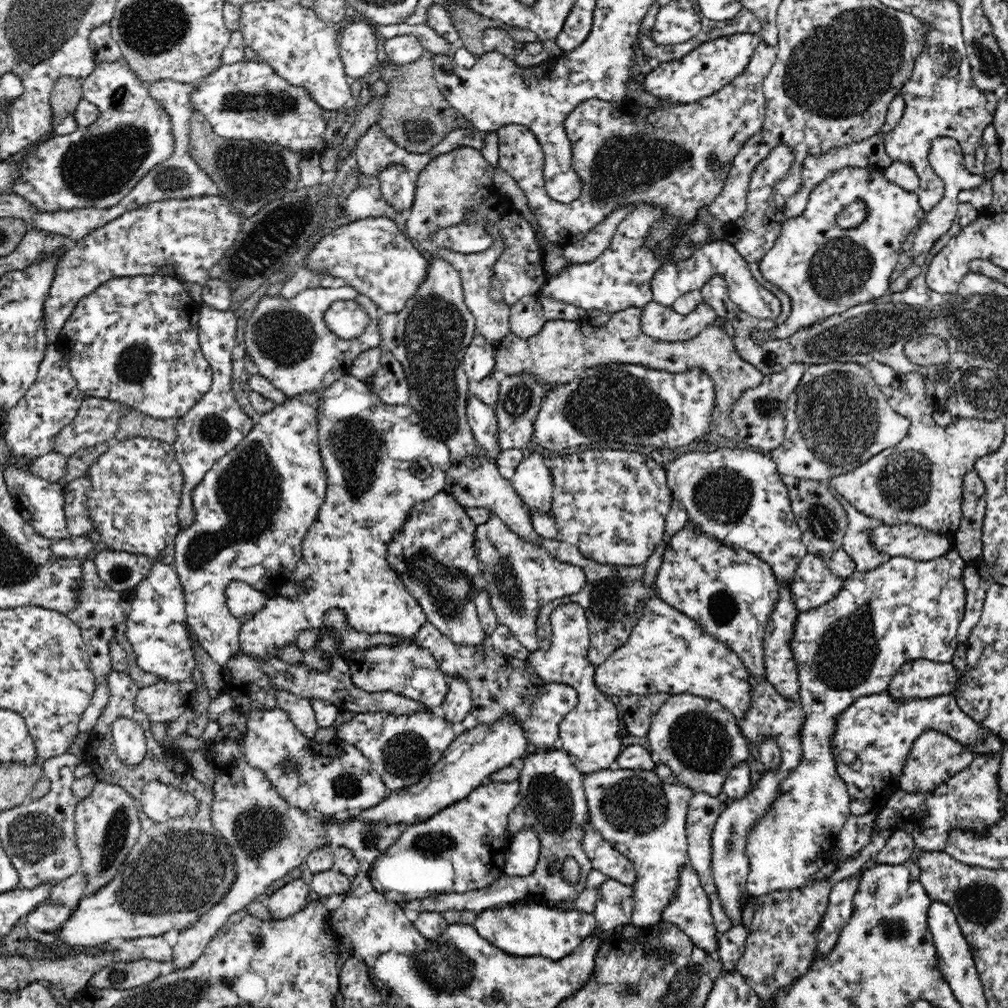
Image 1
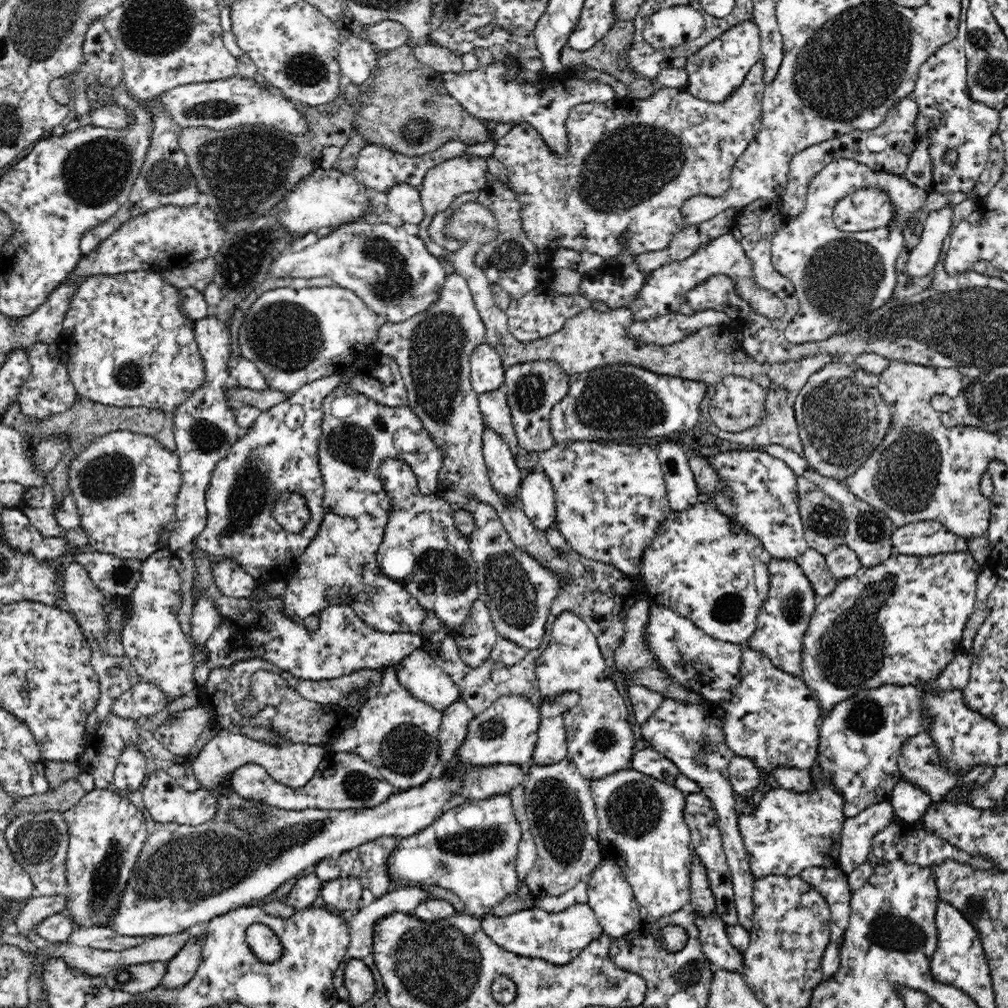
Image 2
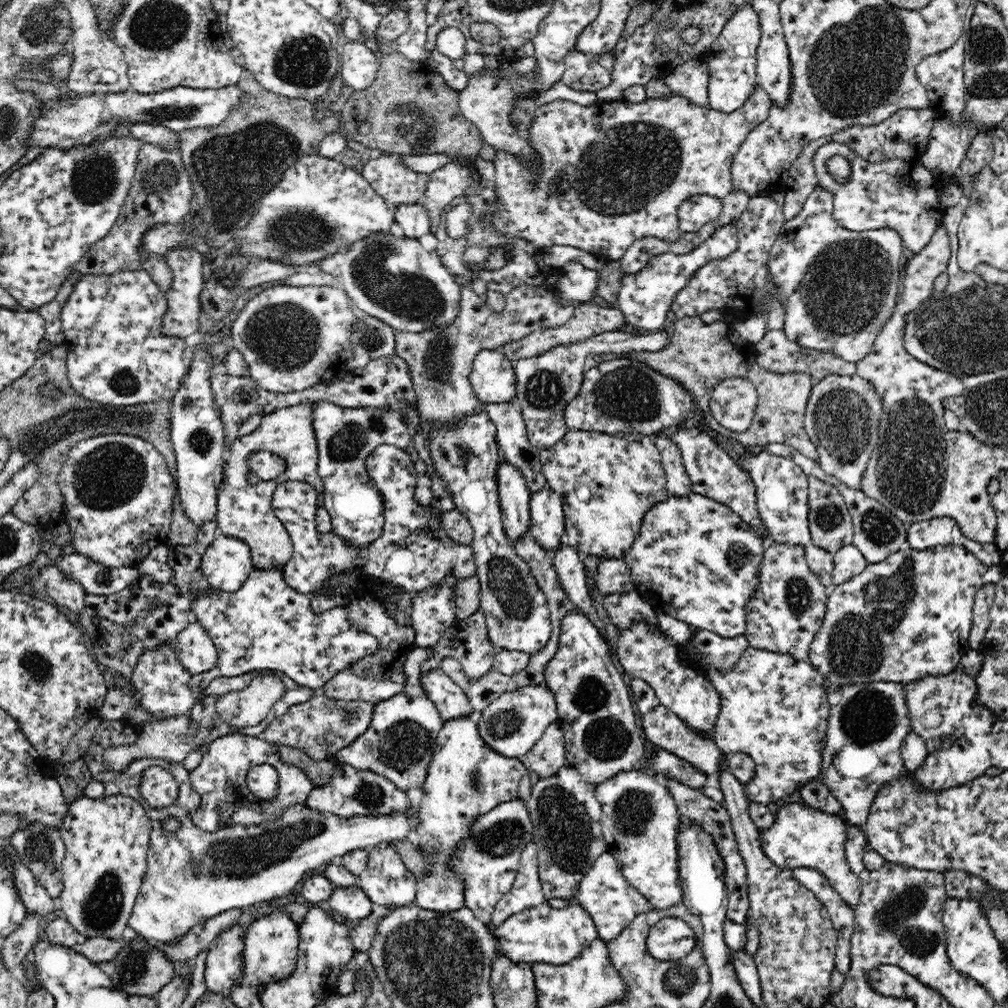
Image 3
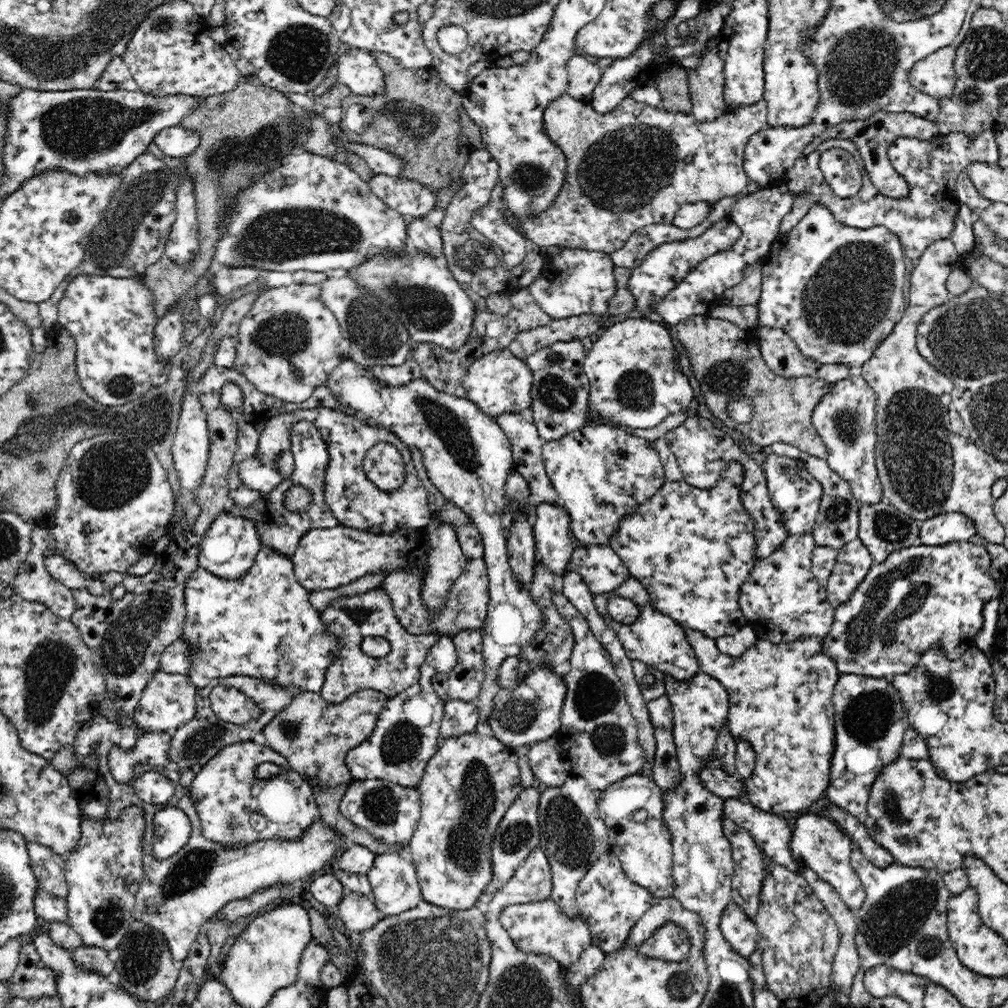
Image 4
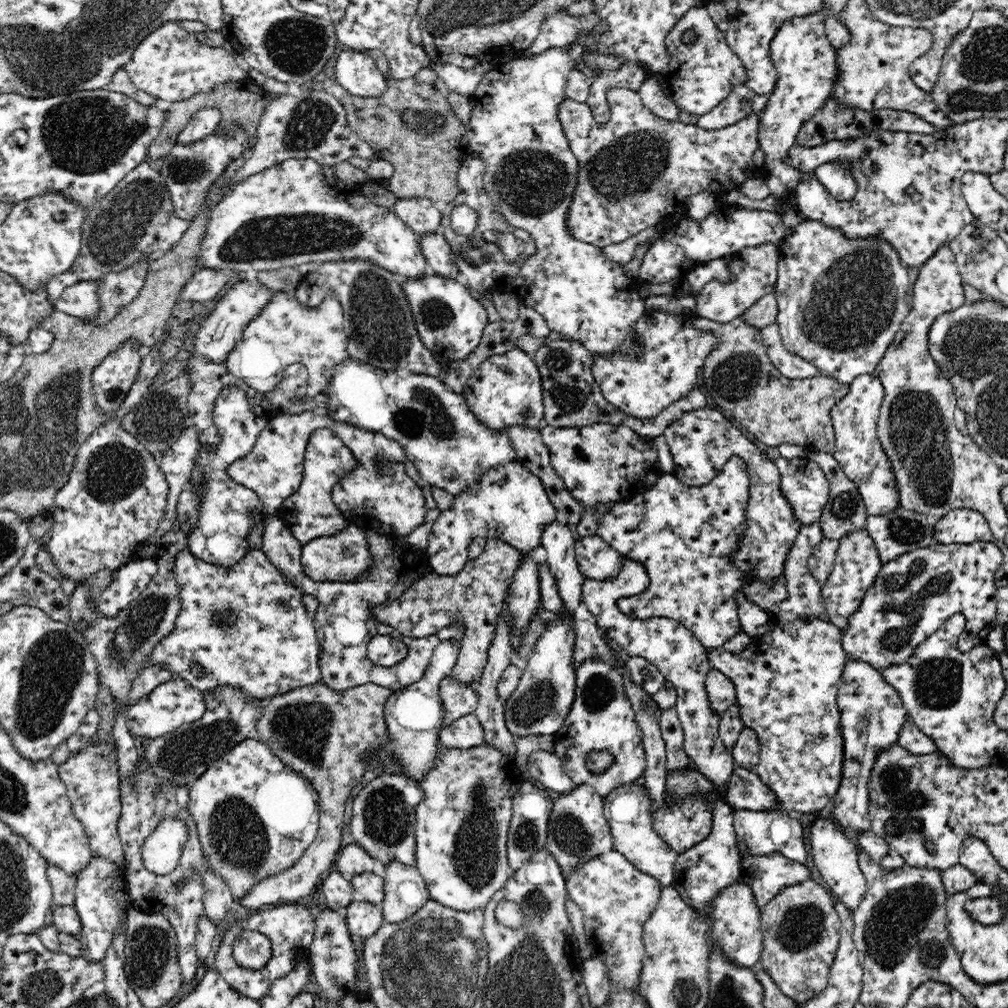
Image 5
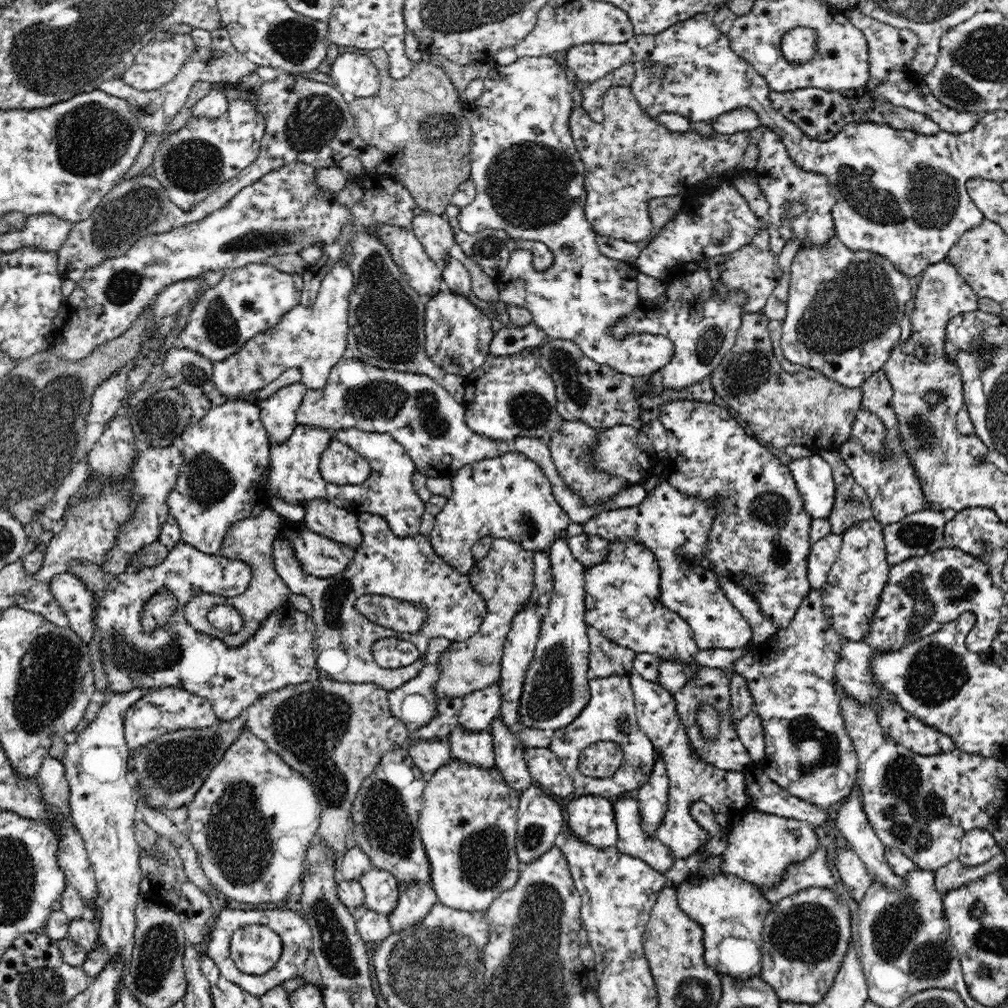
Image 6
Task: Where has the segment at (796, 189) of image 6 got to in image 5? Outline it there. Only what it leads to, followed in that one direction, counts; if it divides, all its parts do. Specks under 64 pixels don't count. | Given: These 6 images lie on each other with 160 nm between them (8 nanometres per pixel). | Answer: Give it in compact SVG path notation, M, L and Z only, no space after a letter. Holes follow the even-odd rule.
M823 2L823 7L817 12L806 16L786 19L780 28L776 31L774 38L770 43L770 56L776 69L777 85L768 95L768 106L761 114L760 124L758 126L758 142L759 148L766 155L763 166L767 170L766 184L770 189L770 194L778 199L782 199L786 203L786 208L797 208L795 188L799 182L805 177L805 174L794 168L786 158L788 158L790 147L796 142L797 134L804 122L810 116L814 116L820 108L825 106L825 103L831 97L833 90L832 78L836 74L835 50L832 43L826 38L824 20L833 14L830 5ZM842 161L841 163L828 163L822 169L816 170L814 178L826 187L832 198L840 202L852 200L858 190L856 179L850 172L850 163Z

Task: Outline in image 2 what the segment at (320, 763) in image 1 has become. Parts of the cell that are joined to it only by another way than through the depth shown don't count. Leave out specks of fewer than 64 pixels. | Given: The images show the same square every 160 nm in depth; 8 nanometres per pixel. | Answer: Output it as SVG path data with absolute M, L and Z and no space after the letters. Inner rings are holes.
M328 752L316 774L304 788L289 788L276 780L263 766L248 763L237 768L231 776L232 790L242 799L257 800L266 805L283 810L302 811L307 809L321 809L326 811L346 811L348 809L364 810L374 808L394 795L393 785L390 785L382 773L360 758L360 755L346 752Z

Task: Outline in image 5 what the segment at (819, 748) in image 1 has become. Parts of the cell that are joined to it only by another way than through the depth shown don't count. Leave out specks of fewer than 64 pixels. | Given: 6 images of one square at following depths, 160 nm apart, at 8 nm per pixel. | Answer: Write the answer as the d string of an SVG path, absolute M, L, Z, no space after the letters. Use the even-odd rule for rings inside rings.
M973 542L970 544L940 544L930 545L929 547L919 548L910 552L905 552L898 556L897 559L890 562L883 563L881 569L878 571L877 577L874 579L872 586L868 588L865 597L862 599L858 610L853 615L849 616L848 624L845 629L842 629L842 646L845 649L847 658L849 660L861 660L871 664L874 668L882 671L884 668L902 664L912 656L915 648L921 642L924 642L933 632L936 632L945 622L954 614L963 614L966 619L964 630L959 634L957 640L957 649L962 652L970 652L978 644L985 644L988 633L994 628L997 623L997 590L998 586L995 585L995 572L1001 567L1004 559L1003 552L994 543L989 542ZM814 820L810 829L810 858L814 868L820 872L822 880L828 884L828 889L838 900L840 900L850 911L856 910L864 900L867 892L867 880L858 866L858 854L860 849L850 838L846 837L845 831L840 831L828 820Z

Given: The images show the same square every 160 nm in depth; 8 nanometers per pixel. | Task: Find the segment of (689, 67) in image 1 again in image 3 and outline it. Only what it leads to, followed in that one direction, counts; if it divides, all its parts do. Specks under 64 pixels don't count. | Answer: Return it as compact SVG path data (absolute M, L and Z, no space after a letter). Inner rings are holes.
M744 2L734 16L726 22L718 38L705 52L706 66L709 72L708 99L709 106L717 111L734 112L746 104L757 84L757 48L761 39L759 16L751 3Z

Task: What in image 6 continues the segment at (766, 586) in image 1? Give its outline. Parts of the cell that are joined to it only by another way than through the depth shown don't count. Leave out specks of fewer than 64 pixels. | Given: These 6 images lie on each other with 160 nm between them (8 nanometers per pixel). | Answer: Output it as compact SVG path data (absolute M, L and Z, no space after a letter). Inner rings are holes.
M659 473L658 477L658 484L652 490L647 491L646 498L638 506L602 511L584 522L583 532L605 539L607 542L631 538L654 553L654 558L662 573L661 593L659 594L662 606L681 616L690 625L696 639L696 645L700 647L700 650L732 650L752 644L753 634L749 622L720 589L718 584L722 575L715 570L711 560L706 558L704 552L718 507L714 507L712 503L702 501L698 497L690 497L678 491Z

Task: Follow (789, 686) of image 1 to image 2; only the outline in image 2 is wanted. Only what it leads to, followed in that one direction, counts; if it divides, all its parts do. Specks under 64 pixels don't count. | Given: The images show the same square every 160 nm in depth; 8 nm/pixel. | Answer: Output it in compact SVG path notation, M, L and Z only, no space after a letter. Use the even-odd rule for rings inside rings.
M771 558L768 563L768 573L770 590L766 600L762 602L760 614L757 616L757 628L748 640L748 648L764 653L772 664L789 672L792 676L801 676L803 636L818 598L810 581L806 579L804 571L795 560Z

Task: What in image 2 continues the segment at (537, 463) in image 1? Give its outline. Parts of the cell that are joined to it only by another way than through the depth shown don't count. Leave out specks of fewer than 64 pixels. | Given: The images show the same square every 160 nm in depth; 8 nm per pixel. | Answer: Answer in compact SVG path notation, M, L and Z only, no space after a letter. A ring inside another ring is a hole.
M539 467L525 472L520 483L519 502L539 531L556 527L556 497L548 475Z

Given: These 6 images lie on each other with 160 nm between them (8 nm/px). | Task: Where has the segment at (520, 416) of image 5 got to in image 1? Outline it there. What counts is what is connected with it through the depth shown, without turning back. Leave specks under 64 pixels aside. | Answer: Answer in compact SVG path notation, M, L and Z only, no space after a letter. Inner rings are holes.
M477 334L470 347L466 348L463 366L470 383L482 382L486 376L494 372L496 366L494 346L484 336Z

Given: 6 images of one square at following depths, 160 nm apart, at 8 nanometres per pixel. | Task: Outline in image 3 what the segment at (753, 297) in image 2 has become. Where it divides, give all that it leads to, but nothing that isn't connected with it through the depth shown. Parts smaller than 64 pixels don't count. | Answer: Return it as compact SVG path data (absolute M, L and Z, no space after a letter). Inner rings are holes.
M727 224L718 228L710 238L706 238L698 248L694 248L688 254L666 252L666 254L652 256L650 262L640 272L624 274L616 307L624 314L625 322L640 331L663 330L662 324L666 322L668 312L675 300L674 296L690 282L690 278L696 274L698 268L710 263L710 260L728 258L736 248L738 248L736 227Z

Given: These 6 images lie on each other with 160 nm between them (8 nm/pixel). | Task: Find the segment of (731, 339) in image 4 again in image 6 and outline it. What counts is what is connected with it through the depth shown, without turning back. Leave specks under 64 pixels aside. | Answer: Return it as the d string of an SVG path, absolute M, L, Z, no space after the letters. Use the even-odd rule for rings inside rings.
M744 313L742 326L735 339L734 348L726 354L722 364L714 368L711 375L716 401L738 414L748 425L757 440L770 443L776 449L801 445L811 451L837 450L851 438L851 430L862 400L862 389L848 388L831 380L818 371L805 368L796 374L782 369L769 336L768 318L761 313Z

